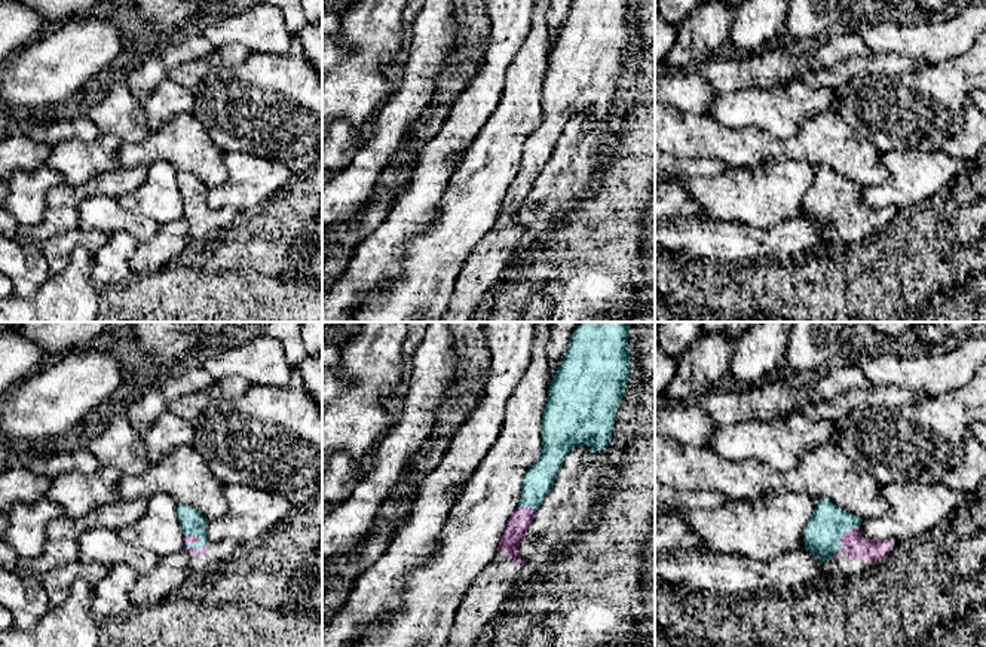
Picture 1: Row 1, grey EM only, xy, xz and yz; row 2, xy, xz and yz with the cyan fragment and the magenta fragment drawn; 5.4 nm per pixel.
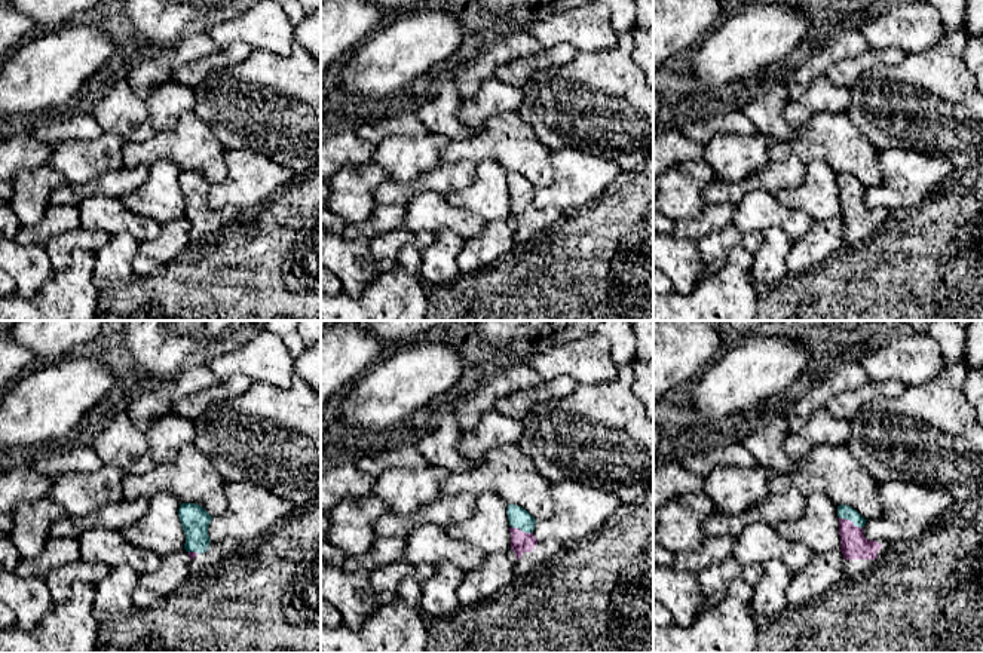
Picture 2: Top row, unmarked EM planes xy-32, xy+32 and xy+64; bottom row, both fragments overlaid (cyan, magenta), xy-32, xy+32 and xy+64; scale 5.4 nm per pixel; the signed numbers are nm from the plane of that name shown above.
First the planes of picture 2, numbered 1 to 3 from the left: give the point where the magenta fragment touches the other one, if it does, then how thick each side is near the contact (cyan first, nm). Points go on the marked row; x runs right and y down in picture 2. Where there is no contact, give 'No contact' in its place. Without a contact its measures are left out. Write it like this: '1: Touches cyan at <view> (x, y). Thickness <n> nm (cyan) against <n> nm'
1: Touches cyan at xy-32 (193, 551). Thickness 160 nm (cyan) against 30 nm
2: Touches cyan at xy+32 (521, 530). Thickness 110 nm (cyan) against 120 nm
3: Touches cyan at xy+64 (851, 520). Thickness 80 nm (cyan) against 150 nm

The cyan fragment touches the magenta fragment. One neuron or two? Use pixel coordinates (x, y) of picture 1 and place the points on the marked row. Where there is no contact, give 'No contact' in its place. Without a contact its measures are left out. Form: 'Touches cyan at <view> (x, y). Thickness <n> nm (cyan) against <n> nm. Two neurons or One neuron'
Touches cyan at yz (839, 539). Thickness 200 nm (cyan) against 140 nm. One neuron

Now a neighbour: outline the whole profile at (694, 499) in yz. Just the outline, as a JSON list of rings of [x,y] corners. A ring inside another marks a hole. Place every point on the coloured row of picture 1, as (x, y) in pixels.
[[[655,481],[655,502],[664,502],[674,506],[679,512],[686,512],[689,509],[702,508],[717,508],[726,503],[729,499],[704,490],[693,490],[688,493],[680,493],[665,484]]]

